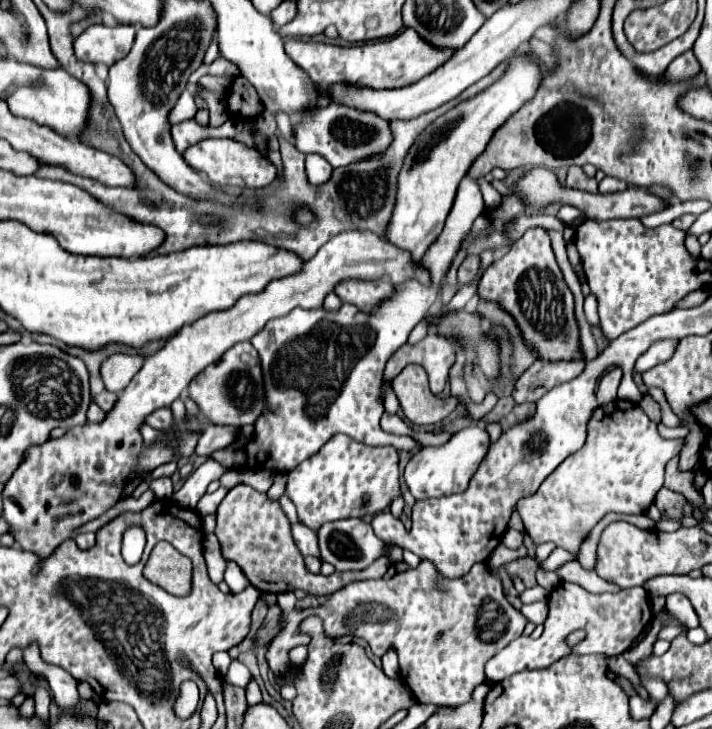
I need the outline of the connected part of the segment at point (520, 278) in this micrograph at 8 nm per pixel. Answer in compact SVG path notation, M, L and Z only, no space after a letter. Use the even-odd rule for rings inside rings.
M543 227L529 229L509 251L493 261L479 281L479 295L497 301L519 323L527 343L541 351L541 359L577 359L579 329L573 315L573 293L563 281L551 251L549 235Z

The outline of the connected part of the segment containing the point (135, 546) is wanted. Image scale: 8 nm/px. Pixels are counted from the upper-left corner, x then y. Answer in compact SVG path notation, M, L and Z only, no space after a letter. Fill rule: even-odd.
M131 527L131 531L125 531L125 561L127 563L137 563L143 555L145 549L145 531L139 527Z

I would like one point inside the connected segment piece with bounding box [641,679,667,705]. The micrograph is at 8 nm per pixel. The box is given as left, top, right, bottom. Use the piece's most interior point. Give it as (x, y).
(656, 687)

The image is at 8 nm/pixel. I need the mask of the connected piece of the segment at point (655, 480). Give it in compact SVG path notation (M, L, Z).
M615 399L607 405L601 405L593 411L589 423L587 423L587 441L585 445L571 455L571 459L565 459L535 491L535 495L519 499L515 505L515 511L521 515L521 521L525 525L527 537L539 545L539 543L555 543L557 547L563 547L573 557L577 557L583 537L591 533L591 529L599 523L599 519L609 513L617 511L624 514L645 513L653 501L657 491L663 487L663 473L669 459L677 457L685 445L685 439L663 439L657 433L657 425L647 419L647 413L631 401Z

